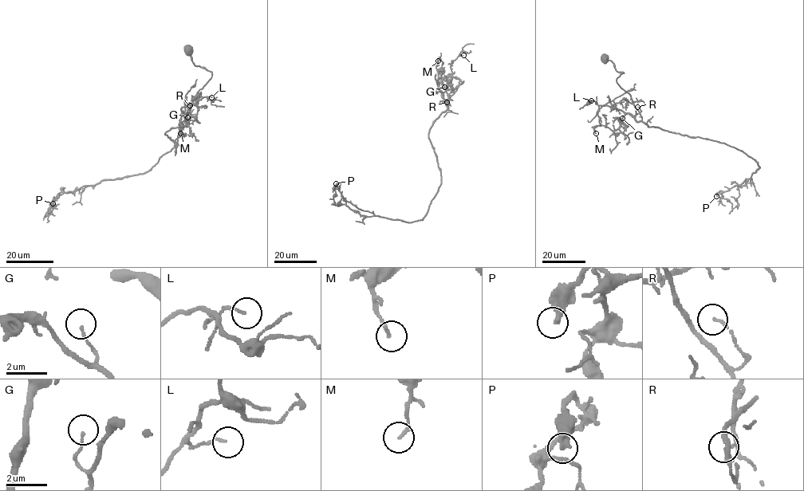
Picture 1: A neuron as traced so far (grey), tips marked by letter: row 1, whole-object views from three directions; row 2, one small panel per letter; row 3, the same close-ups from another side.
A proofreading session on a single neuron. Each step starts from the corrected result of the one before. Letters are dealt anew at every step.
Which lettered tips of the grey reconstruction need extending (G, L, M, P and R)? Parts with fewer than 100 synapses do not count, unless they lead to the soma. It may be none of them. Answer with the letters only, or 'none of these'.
none of these

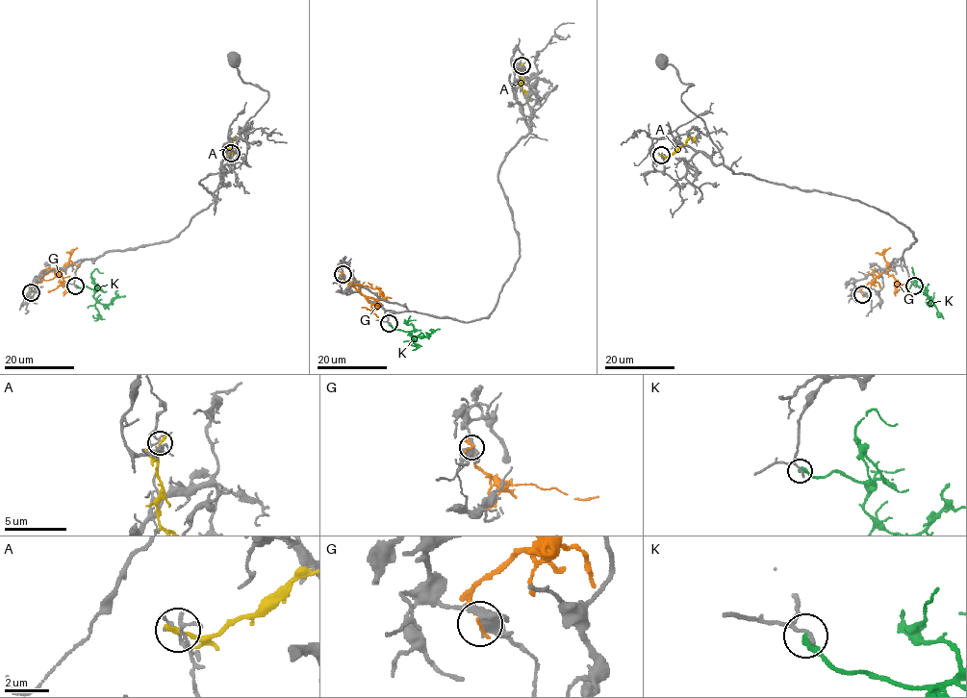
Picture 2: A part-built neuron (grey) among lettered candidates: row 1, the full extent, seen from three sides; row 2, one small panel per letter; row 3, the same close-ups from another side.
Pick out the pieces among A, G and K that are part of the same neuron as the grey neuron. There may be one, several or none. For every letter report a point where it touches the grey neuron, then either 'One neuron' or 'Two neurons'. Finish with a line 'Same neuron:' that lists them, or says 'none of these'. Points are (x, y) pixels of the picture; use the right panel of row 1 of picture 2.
A: Touches grey at (661, 155). Two neurons
G: Touches grey at (862, 294). Two neurons
K: Touches grey at (914, 286). Two neurons
Same neuron: none of these

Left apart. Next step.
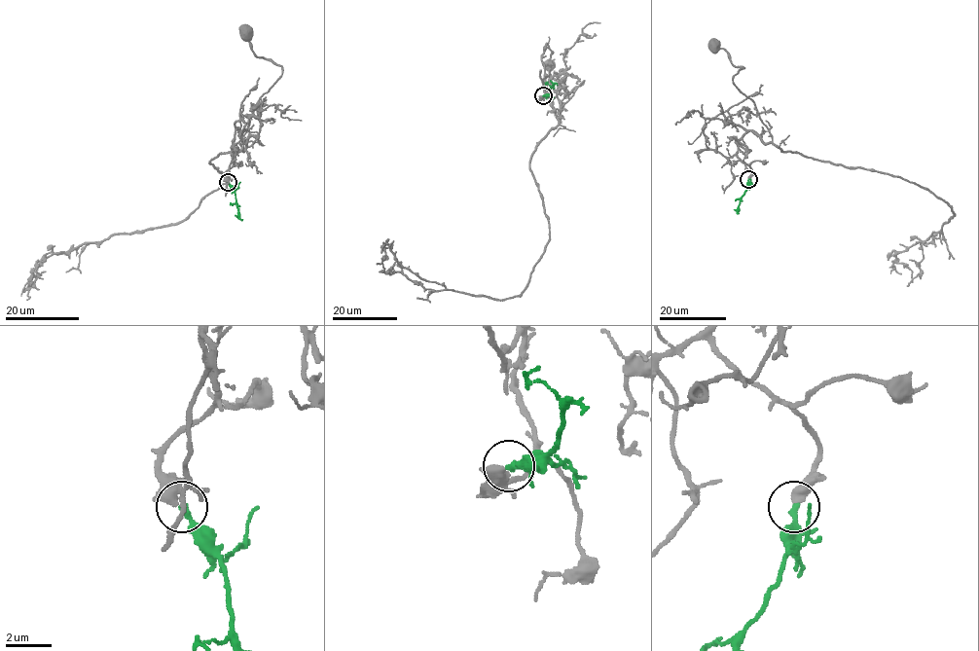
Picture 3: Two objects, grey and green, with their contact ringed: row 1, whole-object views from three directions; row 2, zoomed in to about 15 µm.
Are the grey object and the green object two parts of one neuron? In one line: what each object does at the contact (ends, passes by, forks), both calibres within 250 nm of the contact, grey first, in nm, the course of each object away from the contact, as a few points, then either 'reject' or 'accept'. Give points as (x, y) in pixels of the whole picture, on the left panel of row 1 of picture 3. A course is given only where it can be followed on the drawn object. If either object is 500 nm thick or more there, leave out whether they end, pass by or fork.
calibres 550 and 280 nm; course grey (228, 181), (235, 132), (237, 128), (243, 143), (259, 98), (282, 69), (258, 57), (245, 31); course green (228, 182), (235, 191), (238, 218), (242, 220); accept

